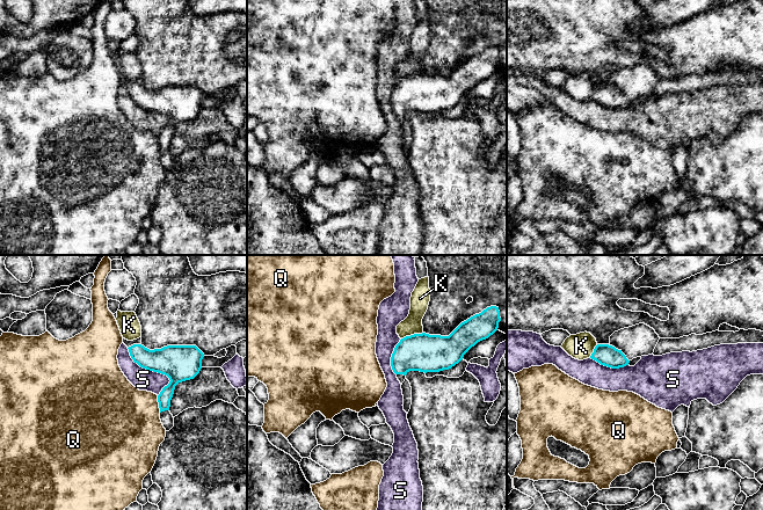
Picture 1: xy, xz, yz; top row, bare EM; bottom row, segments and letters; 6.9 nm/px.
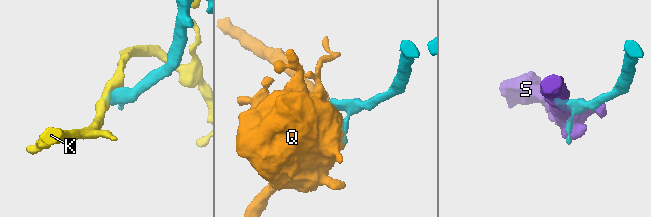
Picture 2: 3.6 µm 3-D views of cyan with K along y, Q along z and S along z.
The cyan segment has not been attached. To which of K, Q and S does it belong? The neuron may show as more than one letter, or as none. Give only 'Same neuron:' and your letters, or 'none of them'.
Same neuron: none of them

